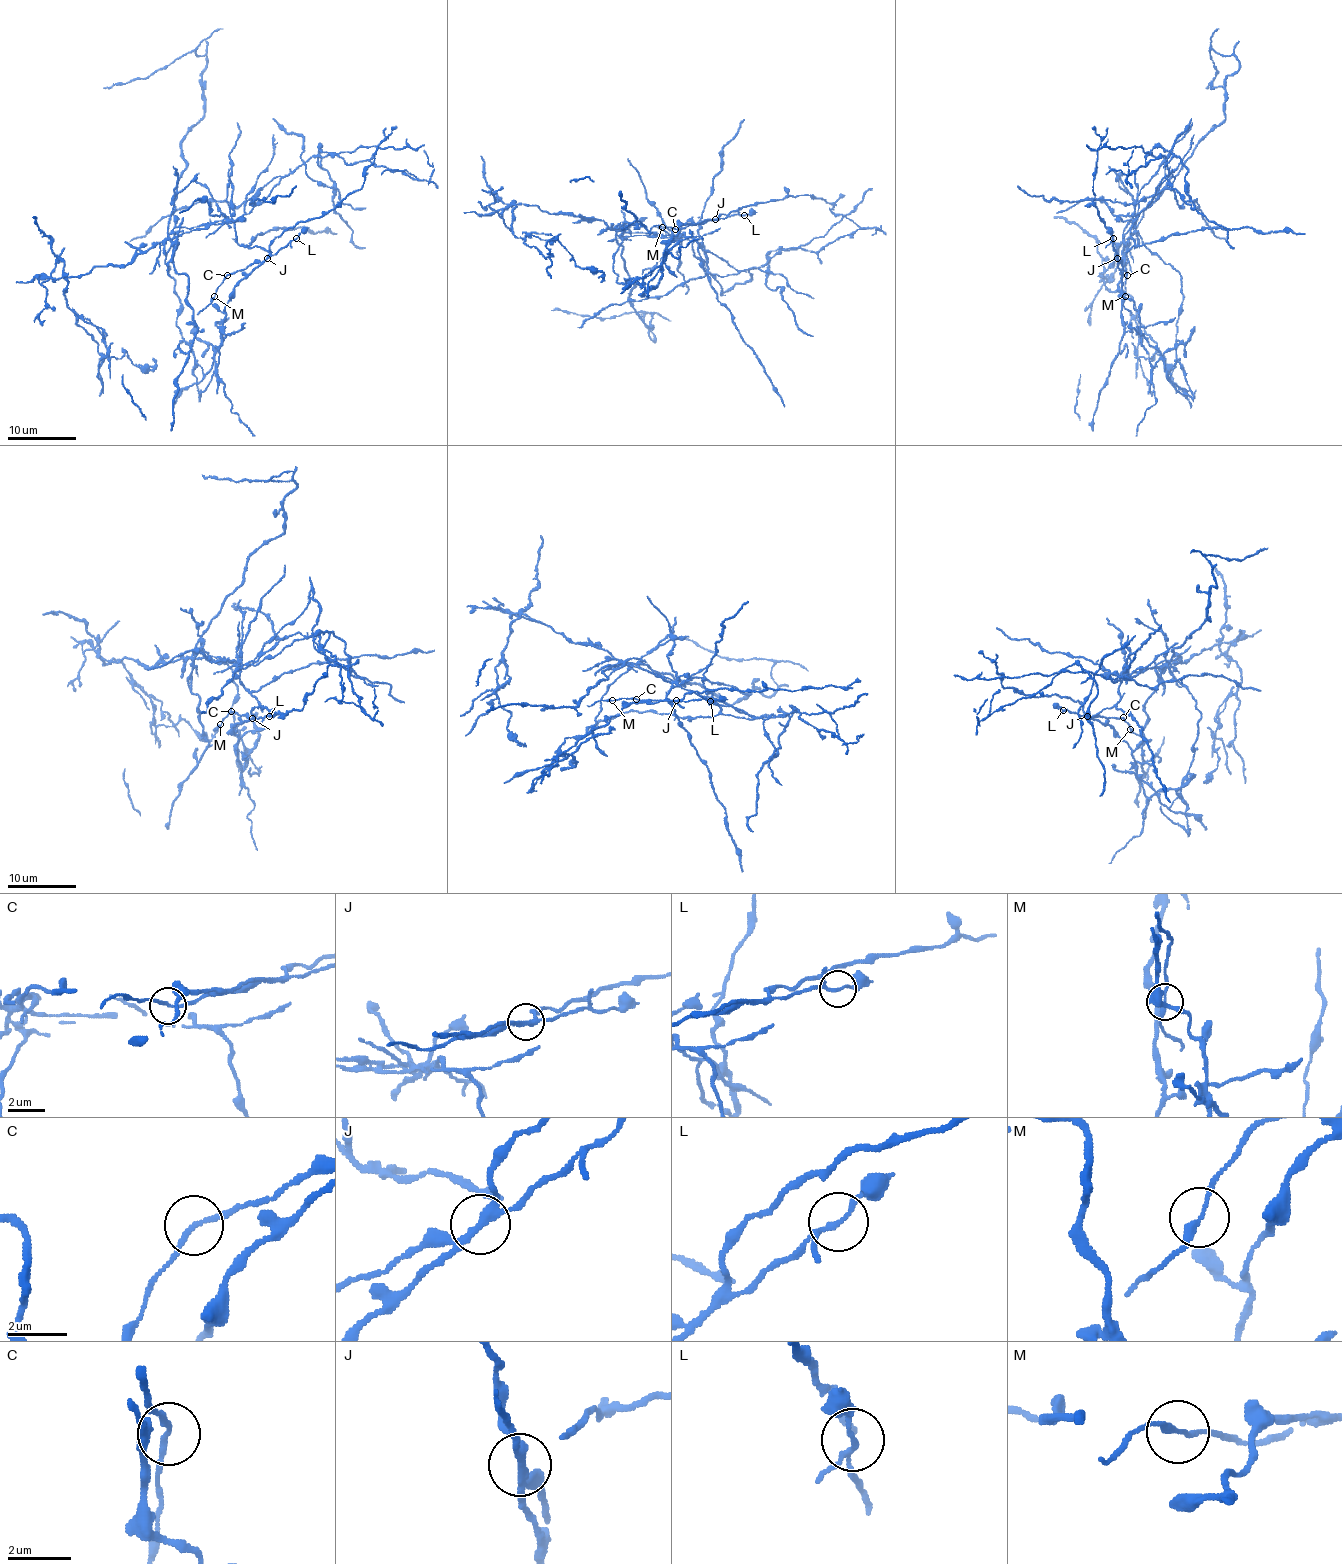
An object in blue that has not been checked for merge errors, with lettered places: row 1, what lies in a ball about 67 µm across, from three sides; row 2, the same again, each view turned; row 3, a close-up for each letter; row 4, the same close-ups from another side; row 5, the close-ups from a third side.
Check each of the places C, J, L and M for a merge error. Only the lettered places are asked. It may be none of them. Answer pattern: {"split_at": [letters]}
{"split_at": ["J"]}

